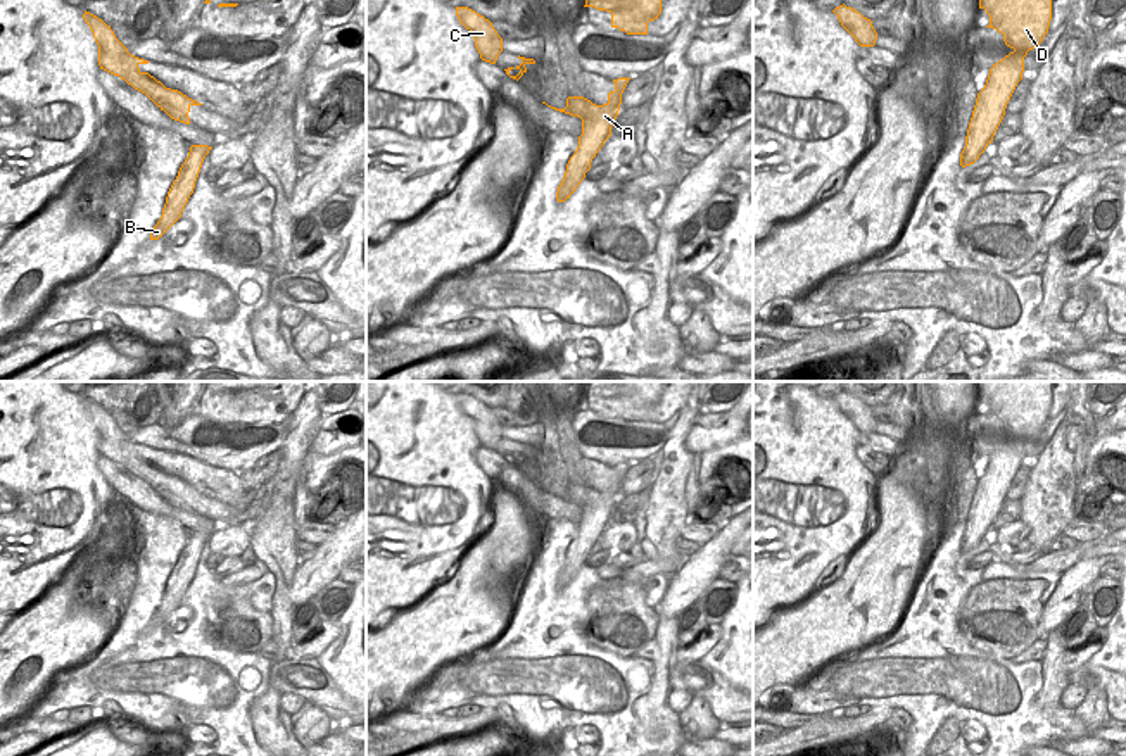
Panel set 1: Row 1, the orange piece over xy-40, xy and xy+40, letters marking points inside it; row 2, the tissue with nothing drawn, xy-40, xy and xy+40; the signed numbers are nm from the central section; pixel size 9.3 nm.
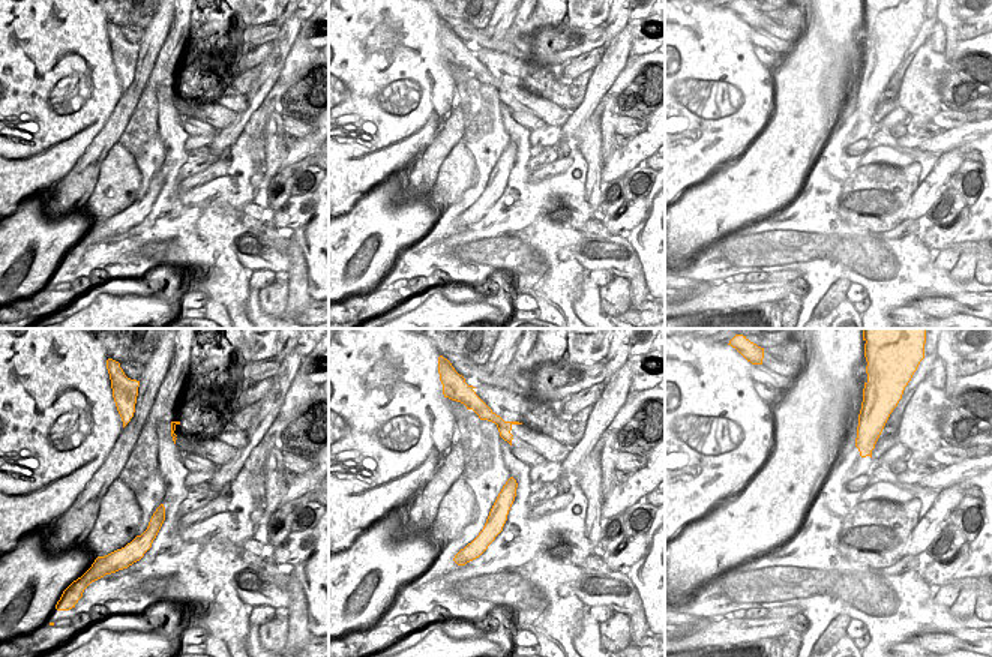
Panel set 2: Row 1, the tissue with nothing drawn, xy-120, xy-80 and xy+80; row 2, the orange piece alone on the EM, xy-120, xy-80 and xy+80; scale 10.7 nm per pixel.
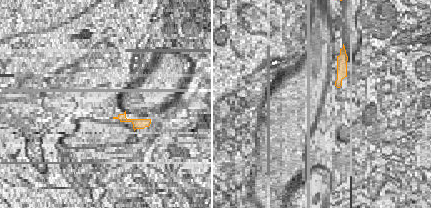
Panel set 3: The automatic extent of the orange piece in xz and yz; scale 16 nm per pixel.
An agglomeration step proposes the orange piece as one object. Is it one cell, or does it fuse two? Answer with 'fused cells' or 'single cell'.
fused cells

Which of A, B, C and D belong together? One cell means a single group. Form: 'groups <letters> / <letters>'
groups A B D / C

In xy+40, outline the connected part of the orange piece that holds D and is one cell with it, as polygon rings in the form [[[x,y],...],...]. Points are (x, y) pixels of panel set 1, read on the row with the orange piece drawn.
[[[979,0],[979,9],[990,16],[986,28],[1002,33],[1012,52],[993,64],[977,93],[960,154],[962,167],[974,164],[993,142],[1007,104],[1022,79],[1024,57],[1043,41],[1052,21],[1052,0]]]

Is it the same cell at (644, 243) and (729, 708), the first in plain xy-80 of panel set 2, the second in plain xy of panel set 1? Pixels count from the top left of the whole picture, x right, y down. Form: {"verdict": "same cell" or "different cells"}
{"verdict": "different cells"}

